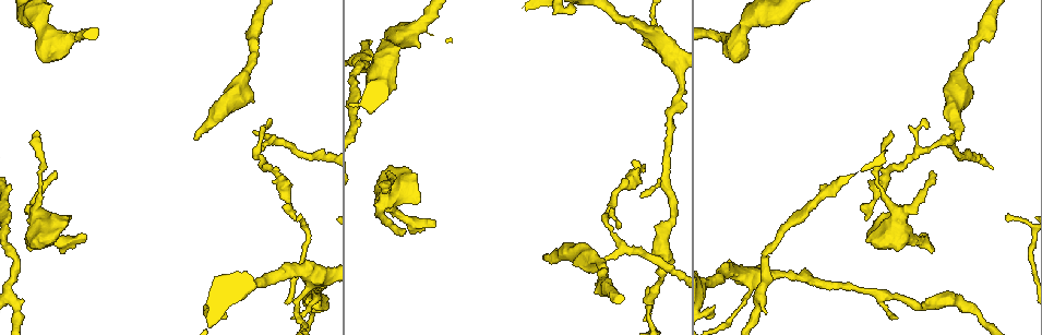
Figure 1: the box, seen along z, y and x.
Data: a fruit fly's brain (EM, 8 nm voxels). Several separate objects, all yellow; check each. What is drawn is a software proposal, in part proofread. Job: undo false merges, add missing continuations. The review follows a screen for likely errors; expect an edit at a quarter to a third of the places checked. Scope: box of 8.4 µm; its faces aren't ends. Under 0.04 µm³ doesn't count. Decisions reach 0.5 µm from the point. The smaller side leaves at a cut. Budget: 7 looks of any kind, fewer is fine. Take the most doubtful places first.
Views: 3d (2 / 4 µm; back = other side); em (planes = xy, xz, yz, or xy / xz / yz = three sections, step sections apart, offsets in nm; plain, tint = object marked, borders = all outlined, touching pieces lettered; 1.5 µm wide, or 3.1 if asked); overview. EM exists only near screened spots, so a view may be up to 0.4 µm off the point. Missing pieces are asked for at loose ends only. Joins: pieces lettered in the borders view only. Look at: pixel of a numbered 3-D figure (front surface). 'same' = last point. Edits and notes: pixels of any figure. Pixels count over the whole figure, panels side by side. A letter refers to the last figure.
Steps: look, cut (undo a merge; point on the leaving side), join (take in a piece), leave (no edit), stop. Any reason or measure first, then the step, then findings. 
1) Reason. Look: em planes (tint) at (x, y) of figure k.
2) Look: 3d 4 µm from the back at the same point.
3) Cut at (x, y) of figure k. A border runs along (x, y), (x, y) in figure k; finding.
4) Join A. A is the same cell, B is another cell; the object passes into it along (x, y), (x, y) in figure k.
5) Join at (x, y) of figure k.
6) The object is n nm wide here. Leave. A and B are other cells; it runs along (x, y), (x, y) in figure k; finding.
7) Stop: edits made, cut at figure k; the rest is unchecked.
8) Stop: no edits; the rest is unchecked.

Stops while still wide. Look: em xz step 4 (borders) at (959, 140) of figure 1.

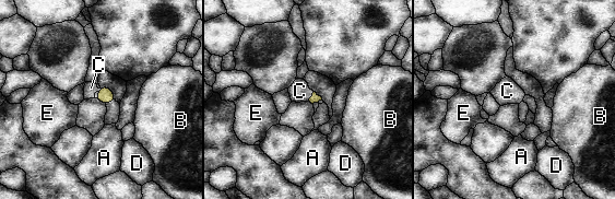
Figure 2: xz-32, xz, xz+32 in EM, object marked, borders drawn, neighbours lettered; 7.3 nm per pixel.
Cut it another way. Look: em xy step 8 (borders) at the same point.

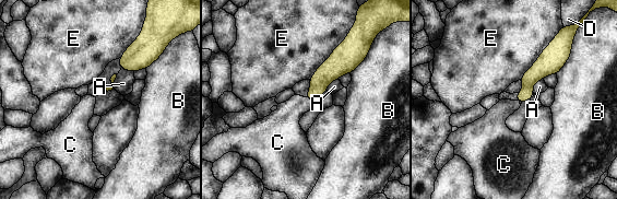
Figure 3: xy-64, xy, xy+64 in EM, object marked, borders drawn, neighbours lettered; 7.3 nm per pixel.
Join C. C is the same cell, A, B, D and E are other cells; the object passes into it along (327, 72), (309, 100), (284, 123) in figure 3; it goes on there.

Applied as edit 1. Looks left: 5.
Look: em planes (borders) at (71, 218) of figure 1.

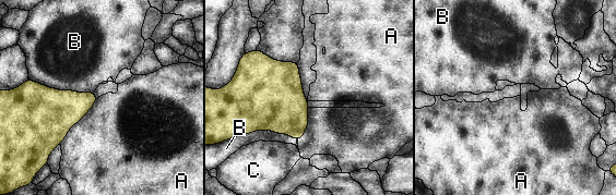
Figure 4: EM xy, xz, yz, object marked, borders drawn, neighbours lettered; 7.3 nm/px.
Leave. A, B and C are other cells; a border runs along (97, 99), (69, 130), (60, 144) in figure 4; no lettered piece goes on from it.

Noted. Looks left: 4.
Tapers out. Look: em planes (tint) at (295, 220) of figure 1.

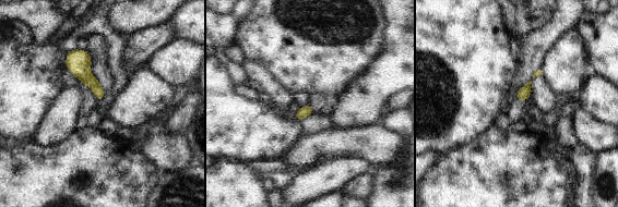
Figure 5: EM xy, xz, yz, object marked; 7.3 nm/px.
Look: em planes (borders) at the same point.

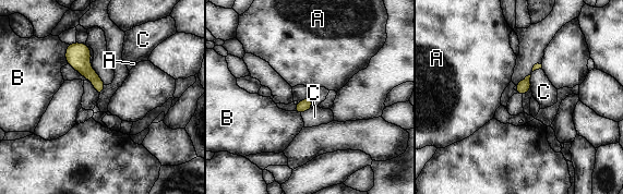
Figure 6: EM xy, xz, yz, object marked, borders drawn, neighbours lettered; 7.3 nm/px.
The object is 90 nm wide here. Leave. A, B and C are other cells; a border runs along (531, 74), (530, 88) in figure 6; none of them fits.

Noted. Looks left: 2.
Stop: edits made, join at figure 3; the rest is unchecked.

